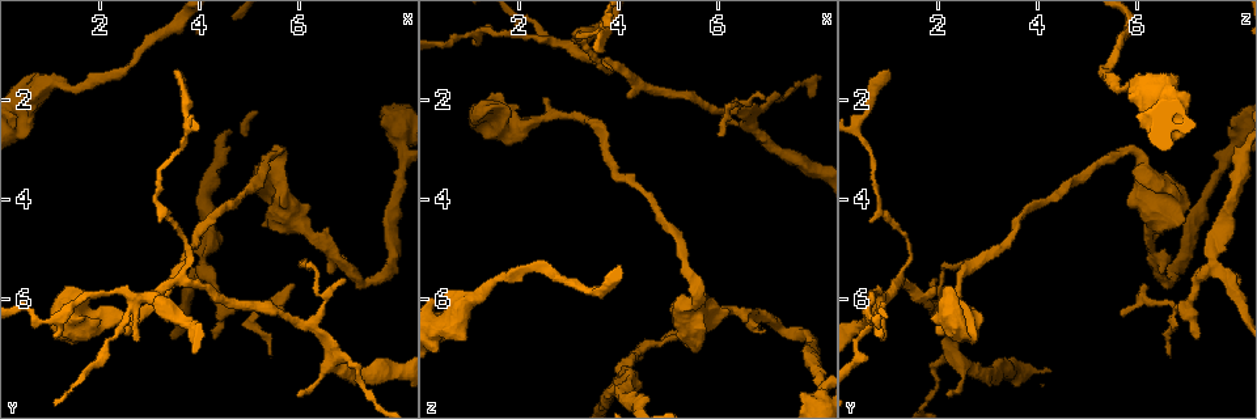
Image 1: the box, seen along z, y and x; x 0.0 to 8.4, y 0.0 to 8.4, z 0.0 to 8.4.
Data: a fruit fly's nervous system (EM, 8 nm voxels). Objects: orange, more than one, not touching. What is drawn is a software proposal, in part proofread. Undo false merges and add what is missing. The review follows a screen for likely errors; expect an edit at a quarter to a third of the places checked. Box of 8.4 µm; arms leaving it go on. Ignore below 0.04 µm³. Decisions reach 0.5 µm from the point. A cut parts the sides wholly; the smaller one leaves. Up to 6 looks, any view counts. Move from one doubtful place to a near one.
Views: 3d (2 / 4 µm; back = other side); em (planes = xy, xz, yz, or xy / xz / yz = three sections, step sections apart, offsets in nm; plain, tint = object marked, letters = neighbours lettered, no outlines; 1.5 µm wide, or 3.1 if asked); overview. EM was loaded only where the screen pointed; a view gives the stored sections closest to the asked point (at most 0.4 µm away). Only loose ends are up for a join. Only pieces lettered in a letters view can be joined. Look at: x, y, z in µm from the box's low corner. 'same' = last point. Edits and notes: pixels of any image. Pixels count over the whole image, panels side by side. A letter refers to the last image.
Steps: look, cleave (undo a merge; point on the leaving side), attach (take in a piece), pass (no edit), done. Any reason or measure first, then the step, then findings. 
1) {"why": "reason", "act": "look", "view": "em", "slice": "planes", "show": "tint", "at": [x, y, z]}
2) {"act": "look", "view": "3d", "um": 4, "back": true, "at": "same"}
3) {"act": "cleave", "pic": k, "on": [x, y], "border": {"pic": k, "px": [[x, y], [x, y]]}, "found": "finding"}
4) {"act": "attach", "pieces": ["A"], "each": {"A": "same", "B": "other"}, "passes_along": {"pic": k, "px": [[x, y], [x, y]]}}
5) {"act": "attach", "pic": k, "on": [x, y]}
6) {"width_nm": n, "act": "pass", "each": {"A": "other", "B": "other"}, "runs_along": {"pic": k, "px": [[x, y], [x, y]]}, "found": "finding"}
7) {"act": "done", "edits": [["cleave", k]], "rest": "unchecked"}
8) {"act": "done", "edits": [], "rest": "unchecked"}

{"why": "four-way junction", "act": "look", "view": "em", "slice": "yz", "step": 8, "show": "letters", "at": [3.10, 5.90, 1.00]}

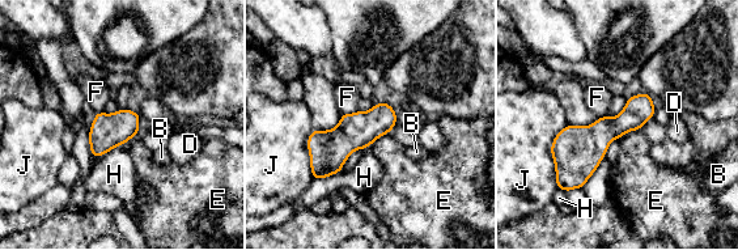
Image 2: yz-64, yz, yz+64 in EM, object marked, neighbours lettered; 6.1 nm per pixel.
{"width_nm": 180, "act": "pass", "each": {"B": "other", "D": "other", "E": "other", "F": "other", "H": "other", "J": "other"}, "border": {"pic": 2, "px": [[357, 109], [350, 114], [342, 114]]}, "found": "all the same cell"}

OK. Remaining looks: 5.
{"why": "sharp bend", "act": "look", "view": "3d", "um": 2, "at": [4.05, 5.30, 7.55]}

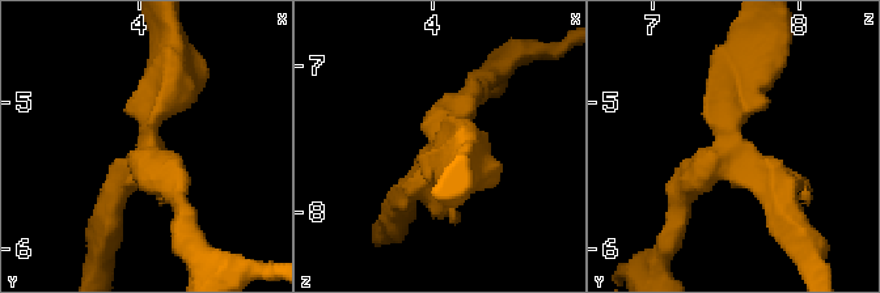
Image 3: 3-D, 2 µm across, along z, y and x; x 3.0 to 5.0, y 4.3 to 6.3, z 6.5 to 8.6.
{"arms": 3, "arm_widths_nm": [190, 220, 340], "act": "look", "view": "em", "slice": "planes", "show": "tint", "at": [4.06, 5.30, 7.56]}

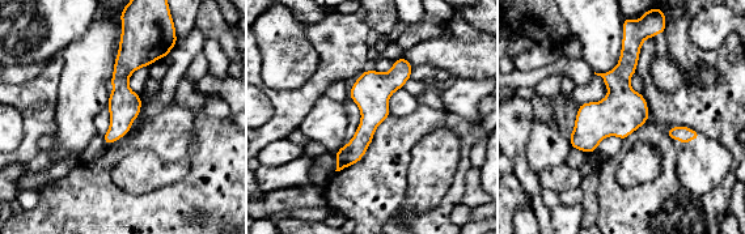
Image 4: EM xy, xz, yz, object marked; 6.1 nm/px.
{"why": "see the neighbours", "act": "look", "view": "em", "slice": "planes", "show": "letters", "at": "same"}

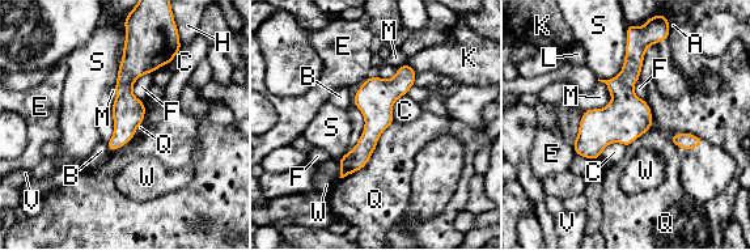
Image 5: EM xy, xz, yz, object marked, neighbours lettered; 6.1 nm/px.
{"longest_contact_nm": ["Q", 480], "act": "pass", "each": {"A": "other", "B": "other", "C": "other", "E": "other", "F": "other", "H": "other", "K": "other", "L": "other", "M": "other", "Q": "other", "S": "other", "V": "other", "W": "other"}, "found": "all the same cell"}

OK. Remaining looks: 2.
{"why": "calibre changes", "act": "look", "view": "em", "slice": "planes", "show": "letters", "at": [5.55, 3.40, 6.10]}

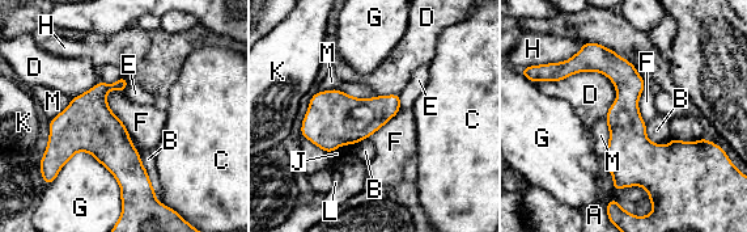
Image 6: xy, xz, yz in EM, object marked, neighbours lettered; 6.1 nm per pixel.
{"act": "pass", "each": {"A": "other", "B": "other", "C": "other", "D": "other", "E": "other", "F": "other", "G": "other", "H": "other", "J": "other", "K": "other", "L": "other", "M": "other"}, "border": {"pic": 6, "px": [[111, 89], [106, 102], [130, 134]]}, "found": "continuous, no second cell"}

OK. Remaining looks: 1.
{"act": "done", "edits": [], "rest": "unchecked"}

